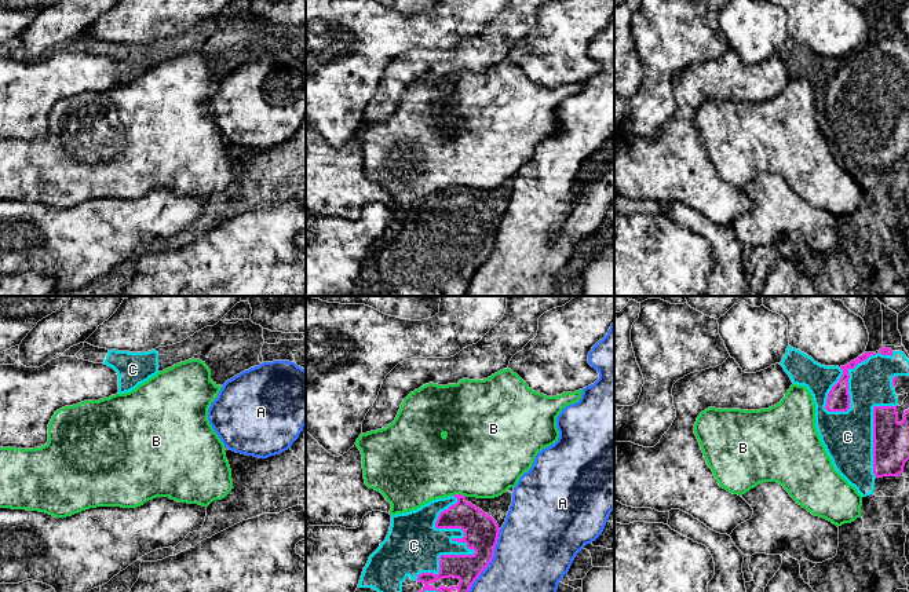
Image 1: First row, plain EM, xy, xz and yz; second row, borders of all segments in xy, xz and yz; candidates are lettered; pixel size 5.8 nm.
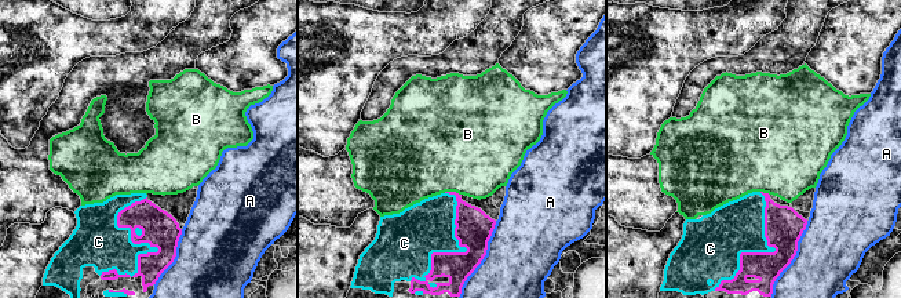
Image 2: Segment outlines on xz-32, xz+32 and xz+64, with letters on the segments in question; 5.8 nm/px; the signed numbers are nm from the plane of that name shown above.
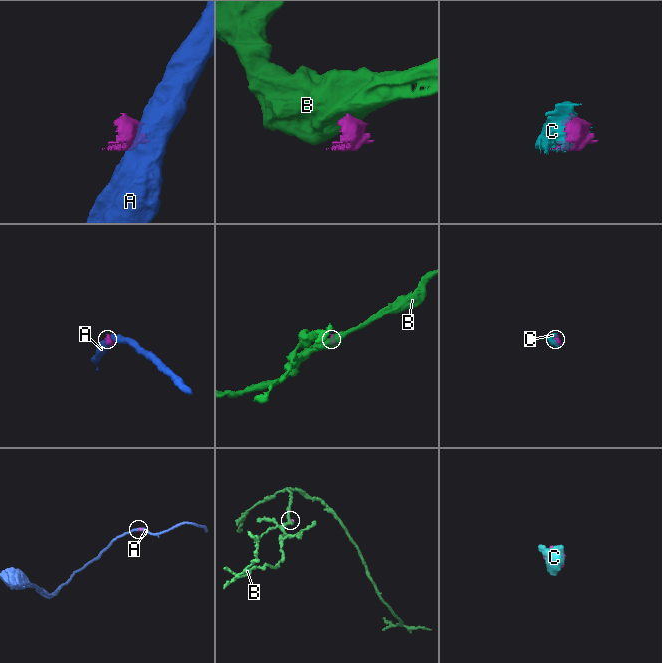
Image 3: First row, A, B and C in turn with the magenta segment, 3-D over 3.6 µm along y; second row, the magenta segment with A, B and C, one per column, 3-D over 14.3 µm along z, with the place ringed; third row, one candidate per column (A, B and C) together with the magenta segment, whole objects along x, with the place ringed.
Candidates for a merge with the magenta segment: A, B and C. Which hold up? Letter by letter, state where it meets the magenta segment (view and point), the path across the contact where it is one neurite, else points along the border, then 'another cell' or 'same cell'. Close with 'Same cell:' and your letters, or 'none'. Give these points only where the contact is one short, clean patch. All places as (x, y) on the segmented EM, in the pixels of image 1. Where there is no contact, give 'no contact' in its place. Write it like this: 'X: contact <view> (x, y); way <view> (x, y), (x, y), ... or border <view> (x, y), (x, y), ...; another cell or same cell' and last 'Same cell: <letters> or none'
A: contact xz (490, 561); another cell
B: contact xz (460, 494); border xz (453, 494), (466, 496); another cell
C: contact xz (467, 545); same cell
Same cell: C

